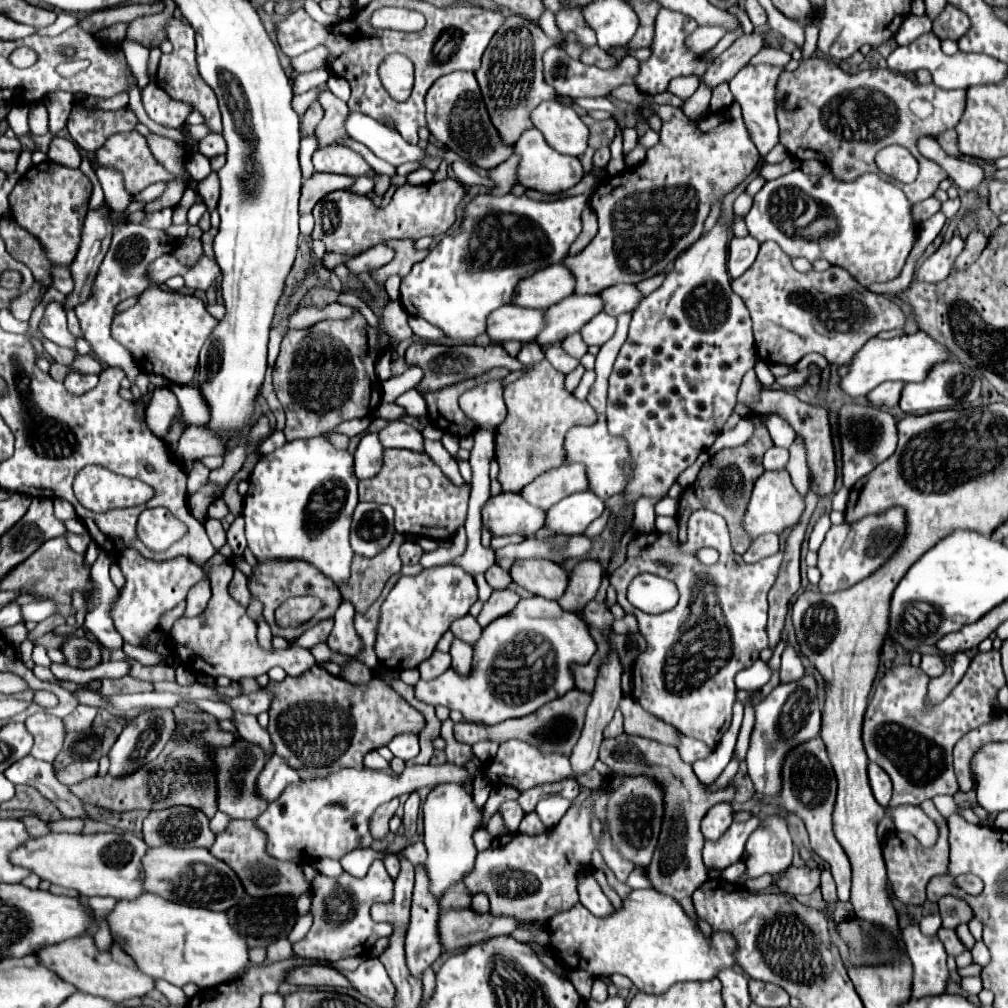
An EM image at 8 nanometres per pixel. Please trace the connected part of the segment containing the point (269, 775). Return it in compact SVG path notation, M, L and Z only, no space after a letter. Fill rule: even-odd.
M272 756L272 760L266 764L266 768L260 772L258 782L256 782L256 792L260 798L264 798L266 802L274 802L286 786L290 784L300 784L300 776L298 772L294 772L294 768L290 768L280 756Z

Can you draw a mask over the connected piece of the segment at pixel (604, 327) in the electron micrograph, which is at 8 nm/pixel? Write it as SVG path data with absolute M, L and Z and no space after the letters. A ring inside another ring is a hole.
M600 312L580 328L580 334L586 344L602 346L606 340L610 340L614 336L614 330L616 330L616 318Z

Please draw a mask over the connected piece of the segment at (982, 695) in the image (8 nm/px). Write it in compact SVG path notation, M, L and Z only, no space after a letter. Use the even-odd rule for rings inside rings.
M996 650L988 654L976 654L976 658L970 662L968 672L960 680L960 684L950 692L950 696L938 704L926 708L926 692L928 692L928 682L930 678L920 670L910 664L900 664L890 668L878 682L874 696L866 708L864 714L864 724L862 724L862 742L868 752L868 758L876 762L880 768L886 770L894 784L892 800L890 806L902 806L902 804L920 804L924 800L930 800L938 794L954 794L958 792L958 782L952 770L952 748L970 730L986 724L992 720L992 698L996 698L998 690L1006 684L1004 682L1004 672L1000 664L1000 656Z

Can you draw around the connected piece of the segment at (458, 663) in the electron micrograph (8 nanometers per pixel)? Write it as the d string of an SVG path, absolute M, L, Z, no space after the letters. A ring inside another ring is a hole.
M454 638L452 648L450 648L450 656L452 656L452 668L466 674L470 668L470 656L472 656L472 648L468 646L468 642L464 644L460 638Z

